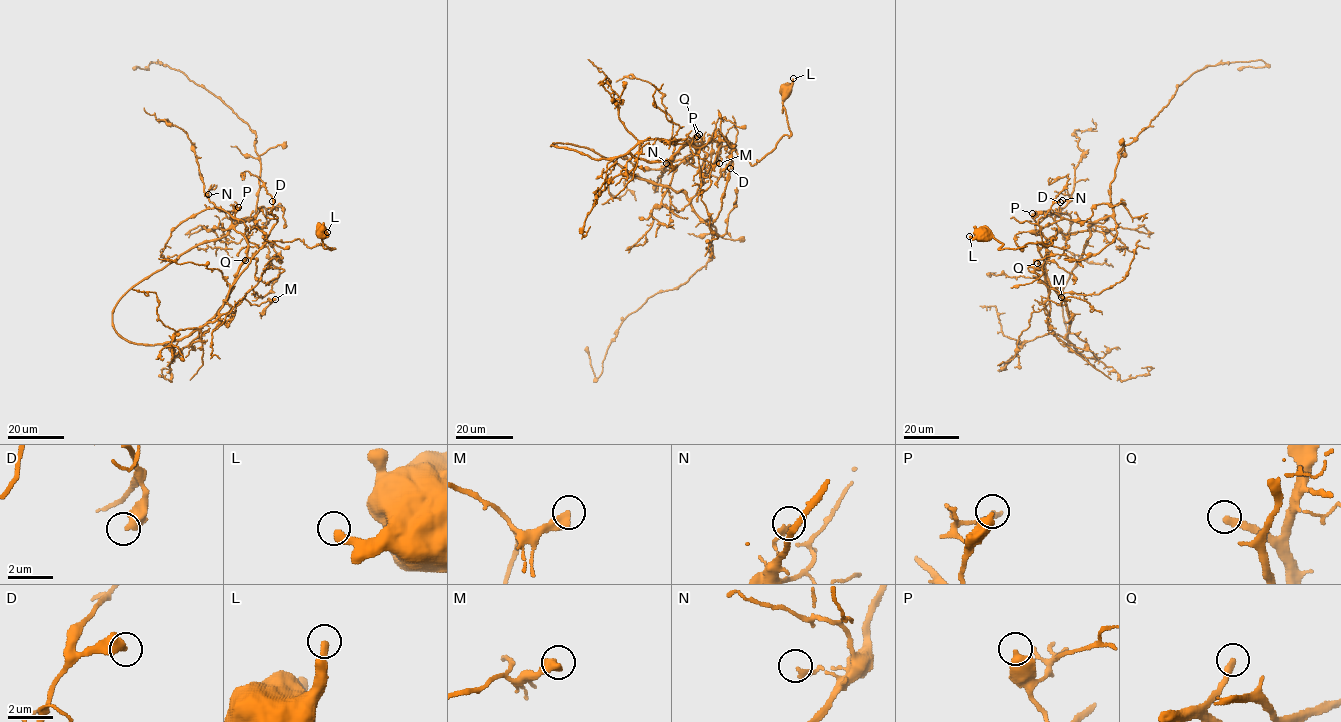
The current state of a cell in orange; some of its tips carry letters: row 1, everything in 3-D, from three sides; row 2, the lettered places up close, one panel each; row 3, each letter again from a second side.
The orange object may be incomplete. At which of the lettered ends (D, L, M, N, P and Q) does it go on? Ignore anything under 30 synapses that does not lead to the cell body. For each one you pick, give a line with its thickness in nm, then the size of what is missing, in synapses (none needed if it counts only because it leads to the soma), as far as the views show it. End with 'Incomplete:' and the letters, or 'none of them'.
Q: Thickness 280 nm. Roughly 100 synapses
Incomplete: Q

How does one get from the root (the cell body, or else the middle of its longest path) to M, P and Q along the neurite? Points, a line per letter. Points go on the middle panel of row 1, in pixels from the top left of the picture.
M: (782, 92), (791, 134), (753, 165), (724, 140), (662, 140), (685, 140), (694, 154), (719, 163)
P: (782, 92), (791, 134), (753, 165), (724, 140), (646, 139), (630, 152), (667, 161), (701, 147), (699, 134)
Q: (782, 92), (791, 134), (753, 165), (724, 140), (646, 139), (630, 152), (667, 161), (697, 136)

